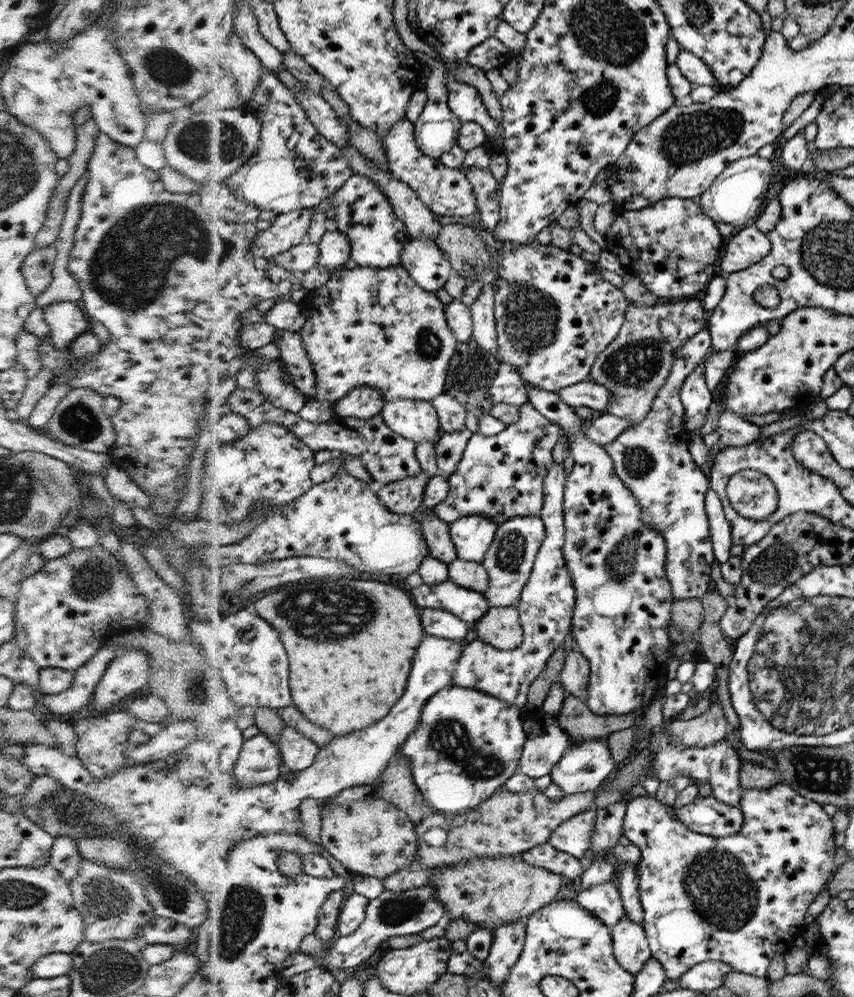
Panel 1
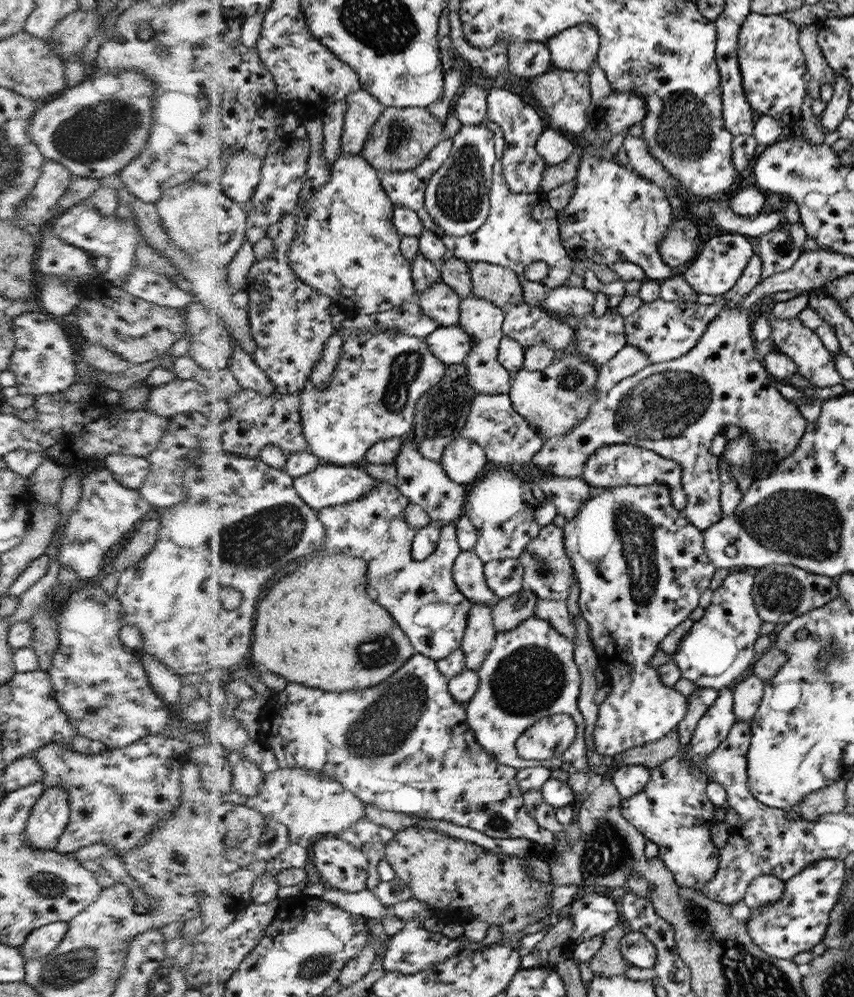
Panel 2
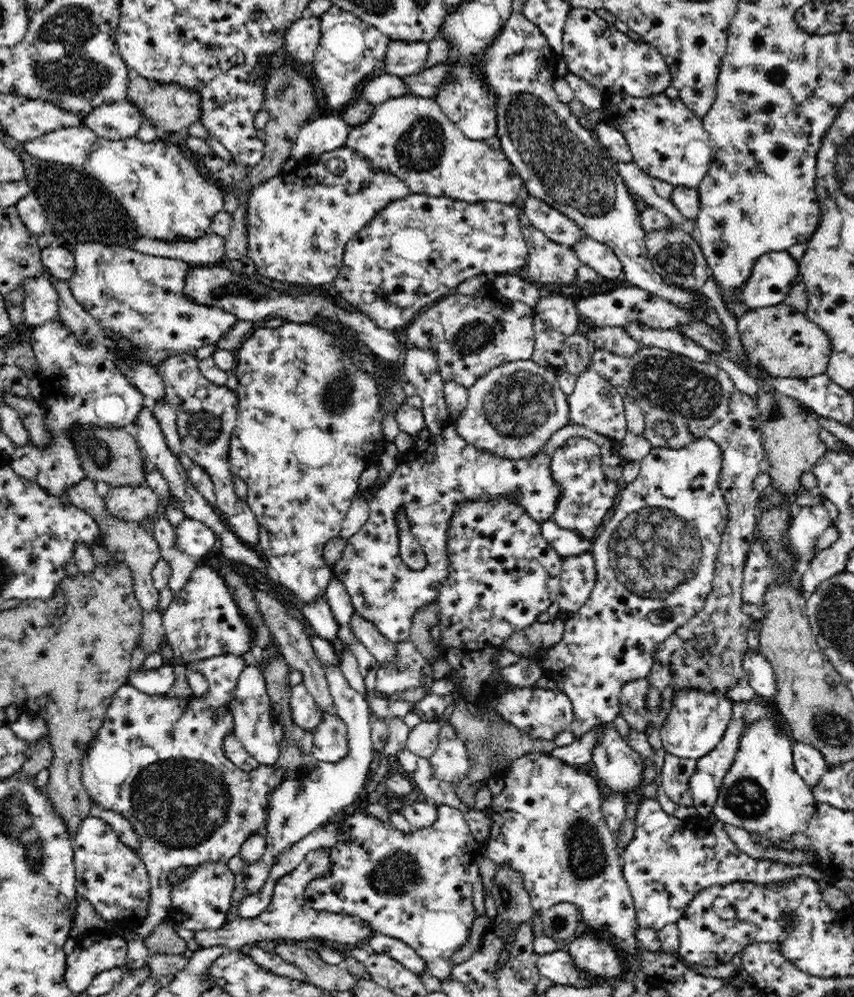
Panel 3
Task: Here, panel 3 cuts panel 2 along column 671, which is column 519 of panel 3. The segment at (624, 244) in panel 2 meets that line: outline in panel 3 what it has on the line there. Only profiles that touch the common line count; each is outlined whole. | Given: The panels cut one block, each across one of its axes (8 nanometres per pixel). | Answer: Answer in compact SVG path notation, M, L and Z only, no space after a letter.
M517 206L519 226L527 244L528 262L522 268L520 276L528 282L542 284L556 283L570 286L576 282L575 274L581 265L576 249L559 245L550 240L547 234L536 229L526 216L523 206Z

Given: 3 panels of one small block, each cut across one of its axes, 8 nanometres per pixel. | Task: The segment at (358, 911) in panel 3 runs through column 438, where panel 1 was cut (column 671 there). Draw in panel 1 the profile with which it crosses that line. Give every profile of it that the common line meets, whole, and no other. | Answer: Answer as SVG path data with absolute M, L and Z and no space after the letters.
M778 782L774 786L766 789L745 788L742 789L741 804L739 809L743 814L743 825L739 834L723 838L710 837L690 830L684 823L681 823L675 817L675 807L658 802L653 797L636 797L628 800L627 809L623 818L623 834L630 839L632 845L641 848L641 859L638 862L639 867L639 897L642 905L645 927L645 934L649 939L649 947L652 951L652 957L658 959L664 966L665 973L669 979L680 978L688 969L700 962L716 960L729 964L736 972L764 978L770 966L770 960L778 954L788 952L795 945L796 938L803 934L798 934L804 924L804 914L808 906L816 900L816 896L822 892L824 886L829 884L834 876L836 864L836 844L834 844L835 824L824 810L822 803L813 799L804 798L798 794L793 787L784 782Z

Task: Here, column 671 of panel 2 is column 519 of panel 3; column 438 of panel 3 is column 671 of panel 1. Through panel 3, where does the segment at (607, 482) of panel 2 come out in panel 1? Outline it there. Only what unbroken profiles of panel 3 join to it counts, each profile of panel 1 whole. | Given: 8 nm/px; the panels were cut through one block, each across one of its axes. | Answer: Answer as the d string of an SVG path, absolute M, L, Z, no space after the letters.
M701 330L674 353L673 370L651 411L638 425L625 430L616 440L604 445L611 456L615 473L641 504L645 523L657 530L667 542L666 578L673 588L674 600L698 598L708 590L713 546L705 511L705 494L710 488L708 476L696 466L689 451L690 435L683 423L684 407L679 390L690 372L700 365L711 350L709 330Z

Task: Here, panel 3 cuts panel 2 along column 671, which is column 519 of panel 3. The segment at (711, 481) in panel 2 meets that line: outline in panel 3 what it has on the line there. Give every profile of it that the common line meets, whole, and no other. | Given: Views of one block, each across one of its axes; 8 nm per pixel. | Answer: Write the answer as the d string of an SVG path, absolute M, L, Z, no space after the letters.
M515 361L490 370L468 389L468 402L455 423L458 433L478 450L489 451L505 459L521 459L535 455L564 426L570 425L569 398L562 392L557 374L533 361Z

